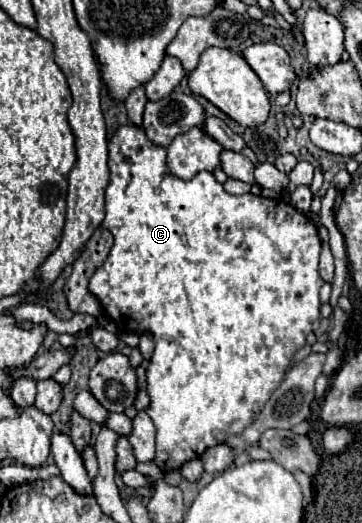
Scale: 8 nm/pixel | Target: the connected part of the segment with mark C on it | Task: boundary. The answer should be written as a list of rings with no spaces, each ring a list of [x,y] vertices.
[[[131,124],[121,126],[121,128],[113,134],[113,138],[109,140],[109,170],[111,170],[111,178],[109,178],[109,186],[107,186],[107,190],[105,190],[105,220],[103,220],[103,228],[107,228],[107,230],[115,236],[115,244],[113,244],[113,248],[111,248],[111,252],[109,252],[105,264],[103,264],[101,268],[97,268],[95,274],[91,276],[91,280],[89,280],[89,290],[99,298],[99,302],[103,304],[103,312],[117,324],[119,330],[121,330],[121,318],[123,318],[123,328],[125,328],[125,332],[139,332],[139,334],[141,334],[141,332],[151,332],[151,334],[155,336],[155,352],[153,352],[153,356],[151,356],[151,360],[149,360],[149,372],[147,372],[147,394],[149,394],[149,398],[151,398],[151,404],[149,404],[149,408],[147,408],[147,414],[149,414],[149,418],[153,420],[153,424],[155,424],[155,428],[157,428],[157,450],[155,450],[155,460],[153,460],[153,464],[155,464],[161,472],[171,472],[171,470],[179,470],[185,462],[189,462],[189,460],[193,460],[193,458],[199,458],[207,448],[217,446],[217,444],[223,444],[223,442],[227,442],[227,438],[231,438],[231,436],[235,436],[235,434],[241,434],[251,422],[255,422],[255,418],[257,418],[259,412],[263,410],[263,406],[265,406],[265,402],[269,400],[269,396],[271,396],[271,394],[279,388],[279,384],[283,382],[283,378],[285,378],[285,374],[287,374],[287,368],[289,368],[289,364],[291,364],[295,352],[305,346],[307,334],[309,334],[309,332],[315,332],[315,330],[319,328],[319,318],[321,318],[321,316],[317,314],[317,304],[321,306],[321,302],[317,302],[317,298],[319,298],[319,288],[321,288],[321,276],[319,276],[317,266],[319,266],[321,240],[319,240],[319,234],[317,234],[317,226],[315,226],[311,220],[307,220],[305,214],[301,214],[301,212],[297,212],[295,208],[291,208],[289,202],[279,200],[279,198],[273,200],[273,198],[253,196],[251,192],[247,192],[247,194],[243,194],[243,196],[233,196],[233,194],[225,192],[225,188],[213,178],[211,172],[199,172],[199,176],[195,176],[193,180],[179,180],[179,178],[175,178],[173,174],[167,174],[167,164],[165,164],[165,160],[167,160],[165,148],[155,146],[155,144],[145,136],[143,128],[137,128],[137,126],[131,126]]]

